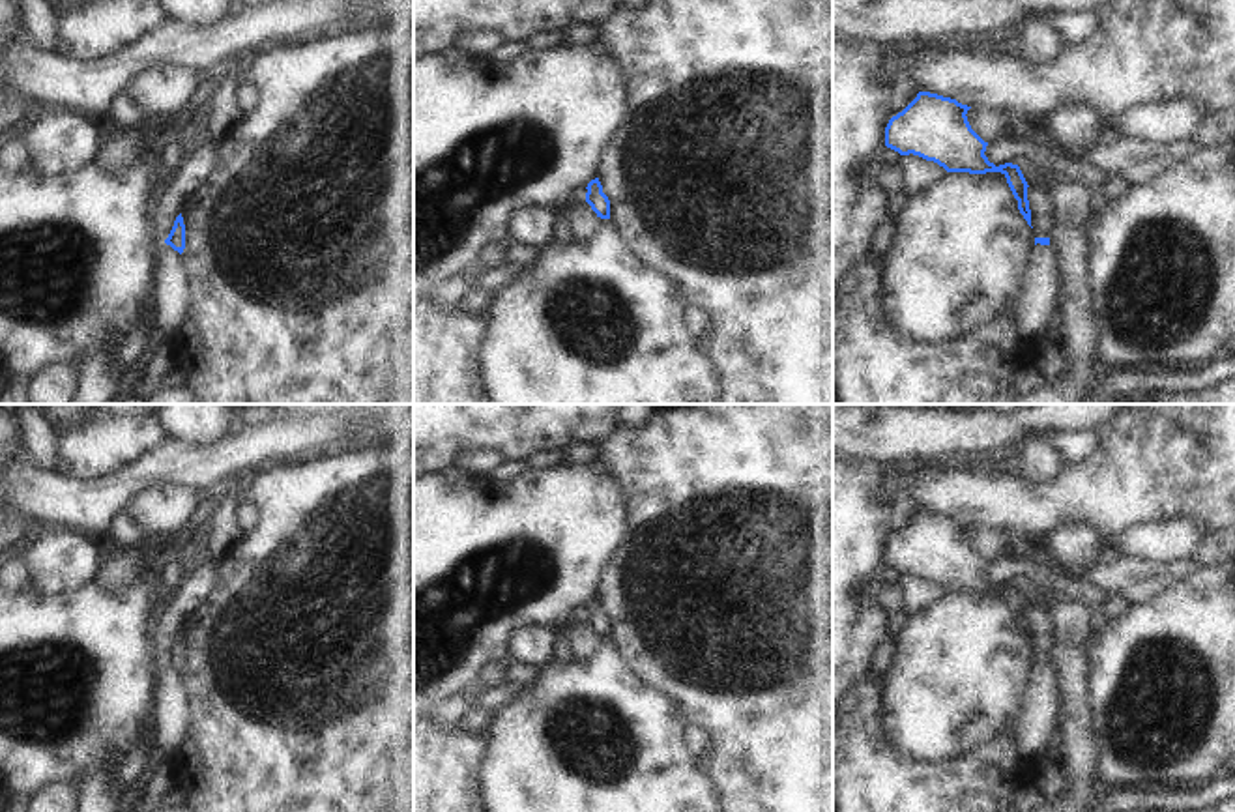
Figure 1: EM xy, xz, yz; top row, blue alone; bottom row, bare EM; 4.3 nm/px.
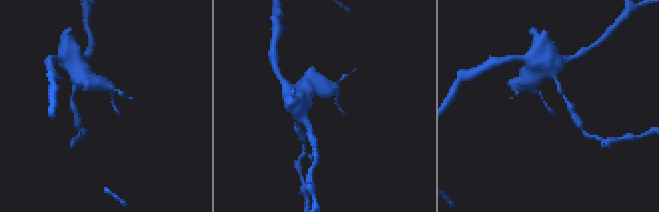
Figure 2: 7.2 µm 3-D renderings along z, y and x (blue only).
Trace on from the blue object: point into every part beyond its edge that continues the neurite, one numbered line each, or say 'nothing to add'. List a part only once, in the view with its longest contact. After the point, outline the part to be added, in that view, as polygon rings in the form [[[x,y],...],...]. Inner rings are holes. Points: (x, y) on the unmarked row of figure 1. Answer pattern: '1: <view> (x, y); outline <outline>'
nothing to add

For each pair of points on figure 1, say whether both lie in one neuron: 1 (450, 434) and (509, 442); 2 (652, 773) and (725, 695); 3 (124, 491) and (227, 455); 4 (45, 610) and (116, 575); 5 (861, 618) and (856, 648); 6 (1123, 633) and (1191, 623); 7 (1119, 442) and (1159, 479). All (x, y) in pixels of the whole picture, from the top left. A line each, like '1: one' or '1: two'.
1: one
2: two
3: one
4: two
5: one
6: one
7: one

